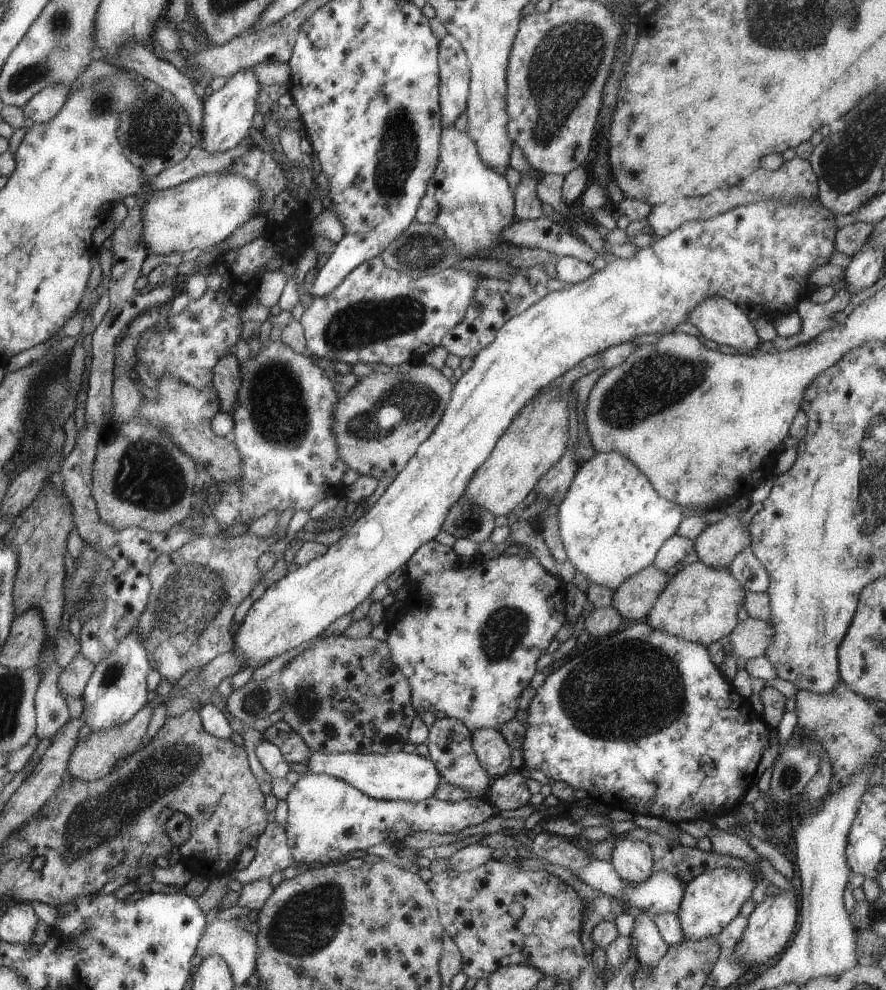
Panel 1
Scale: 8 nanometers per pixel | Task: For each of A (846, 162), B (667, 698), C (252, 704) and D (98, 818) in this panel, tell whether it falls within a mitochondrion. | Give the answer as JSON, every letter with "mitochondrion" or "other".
{"A":"mitochondrion","B":"mitochondrion","C":"mitochondrion","D":"mitochondrion"}

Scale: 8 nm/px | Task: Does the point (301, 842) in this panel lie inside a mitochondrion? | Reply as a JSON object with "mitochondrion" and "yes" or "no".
{"mitochondrion":"no"}

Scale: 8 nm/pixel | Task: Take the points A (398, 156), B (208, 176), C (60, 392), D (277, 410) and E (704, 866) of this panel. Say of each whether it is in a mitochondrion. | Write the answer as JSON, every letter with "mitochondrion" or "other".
{"A":"mitochondrion","B":"other","C":"mitochondrion","D":"mitochondrion","E":"other"}

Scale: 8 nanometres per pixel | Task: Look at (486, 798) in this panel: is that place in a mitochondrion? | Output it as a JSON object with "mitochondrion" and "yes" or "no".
{"mitochondrion":"no"}

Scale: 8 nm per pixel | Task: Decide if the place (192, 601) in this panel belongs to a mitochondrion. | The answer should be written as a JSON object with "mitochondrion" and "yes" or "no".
{"mitochondrion":"yes"}

